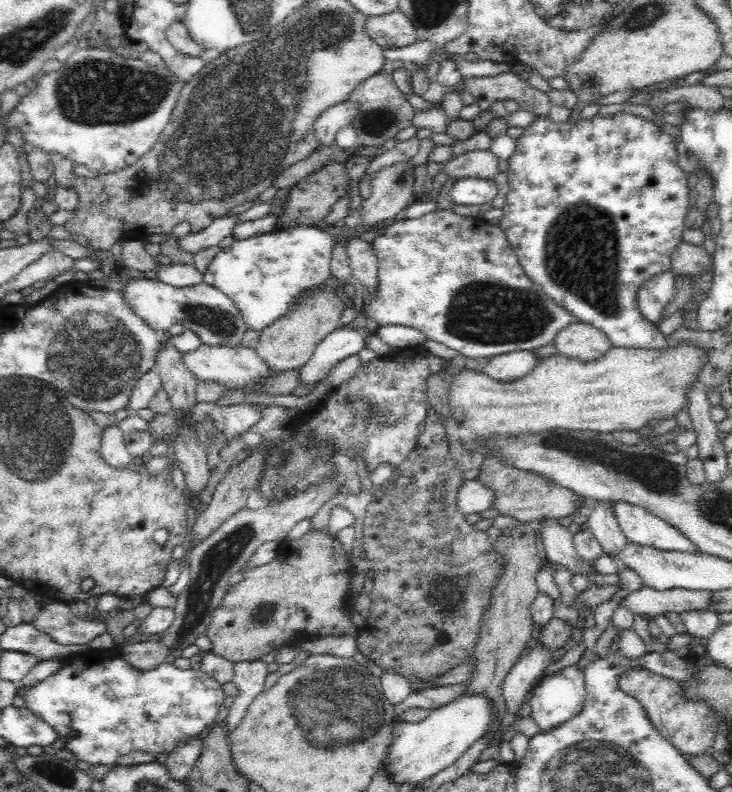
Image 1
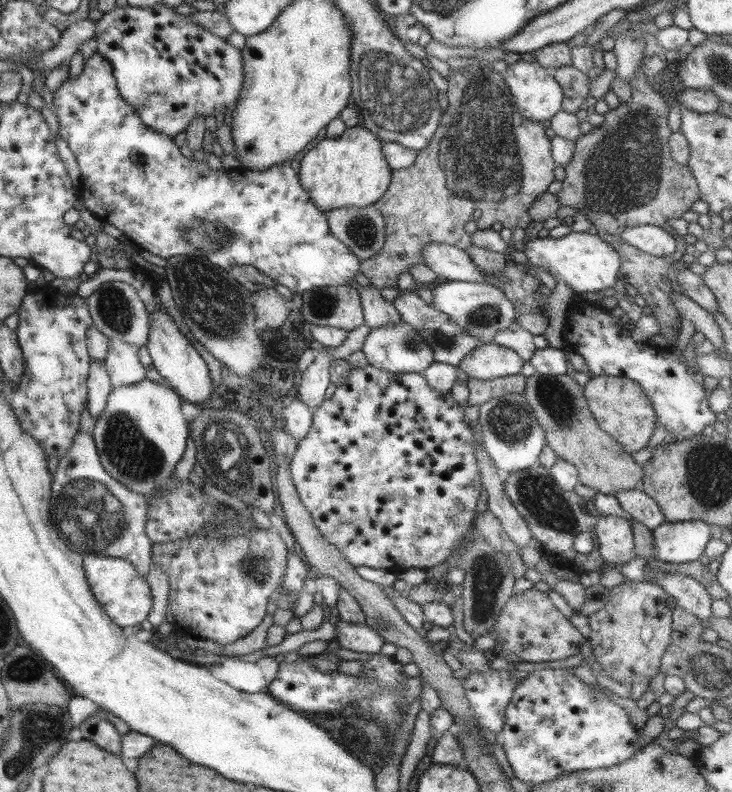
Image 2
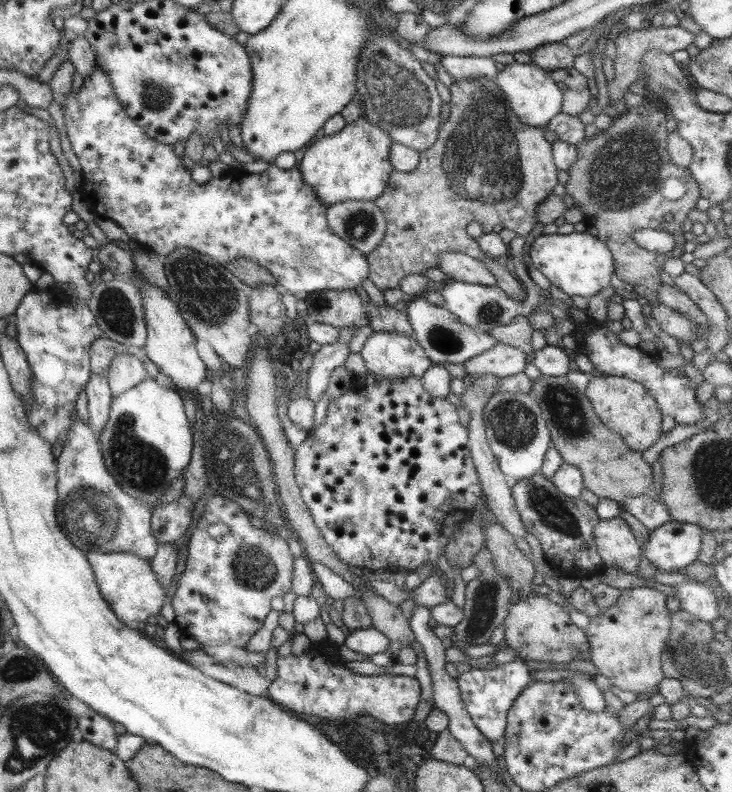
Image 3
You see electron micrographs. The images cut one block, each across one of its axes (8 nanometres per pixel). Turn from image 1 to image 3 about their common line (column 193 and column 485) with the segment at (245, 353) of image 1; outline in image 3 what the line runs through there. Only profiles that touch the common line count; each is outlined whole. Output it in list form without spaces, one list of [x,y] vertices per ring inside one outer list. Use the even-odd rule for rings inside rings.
[[[497,344],[482,354],[465,360],[464,371],[471,376],[491,374],[498,378],[513,376],[523,372],[527,356],[517,348],[507,344]]]

